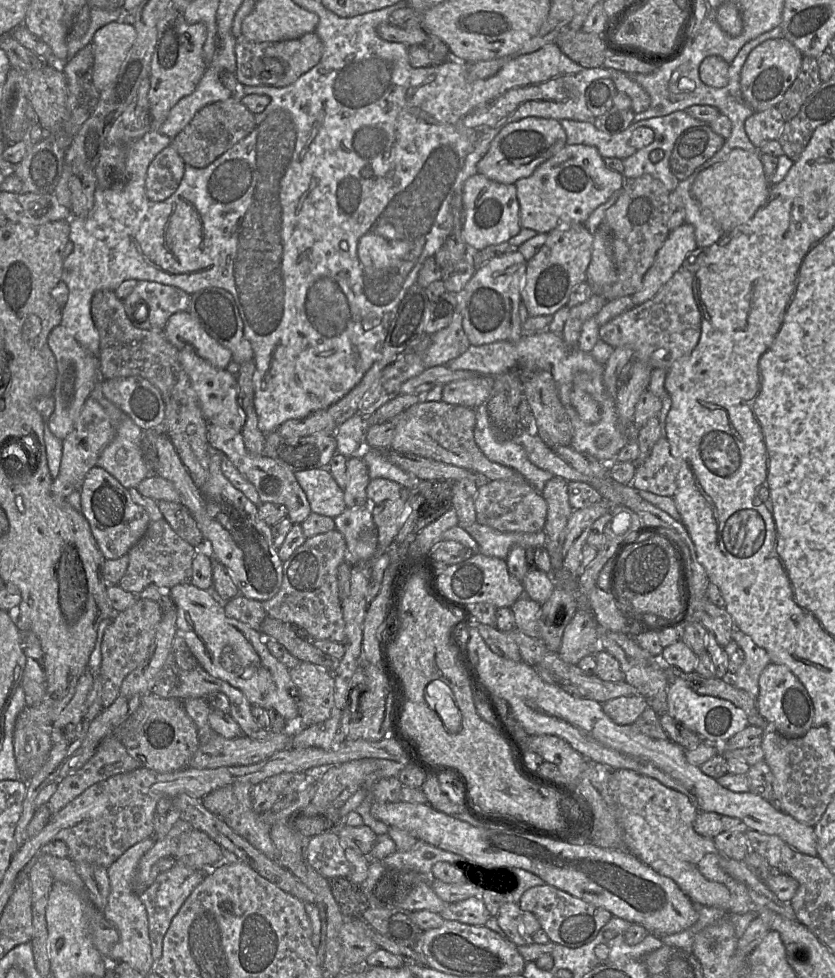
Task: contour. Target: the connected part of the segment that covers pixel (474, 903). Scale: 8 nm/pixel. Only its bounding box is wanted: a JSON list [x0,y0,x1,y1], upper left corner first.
[440,896,491,926]

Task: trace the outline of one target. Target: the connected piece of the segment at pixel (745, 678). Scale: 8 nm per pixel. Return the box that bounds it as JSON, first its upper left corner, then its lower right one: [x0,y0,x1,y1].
[728,624,771,699]

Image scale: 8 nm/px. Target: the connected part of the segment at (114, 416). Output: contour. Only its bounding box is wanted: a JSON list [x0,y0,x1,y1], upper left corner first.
[90,379,151,489]

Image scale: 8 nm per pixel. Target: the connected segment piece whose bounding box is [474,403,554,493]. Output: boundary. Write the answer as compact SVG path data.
M486 404L474 409L476 424L474 439L480 450L492 462L513 468L539 493L554 476L535 466L523 446L513 440L497 441L493 434Z

